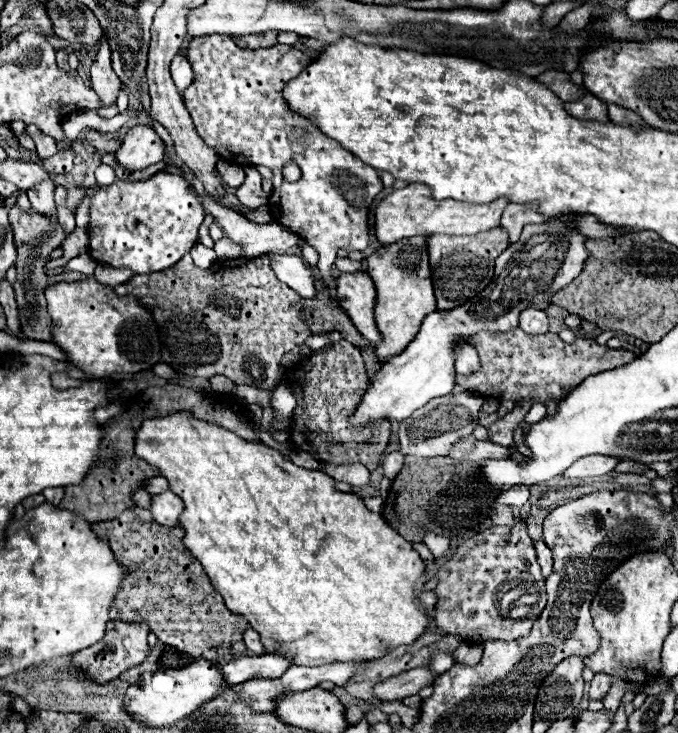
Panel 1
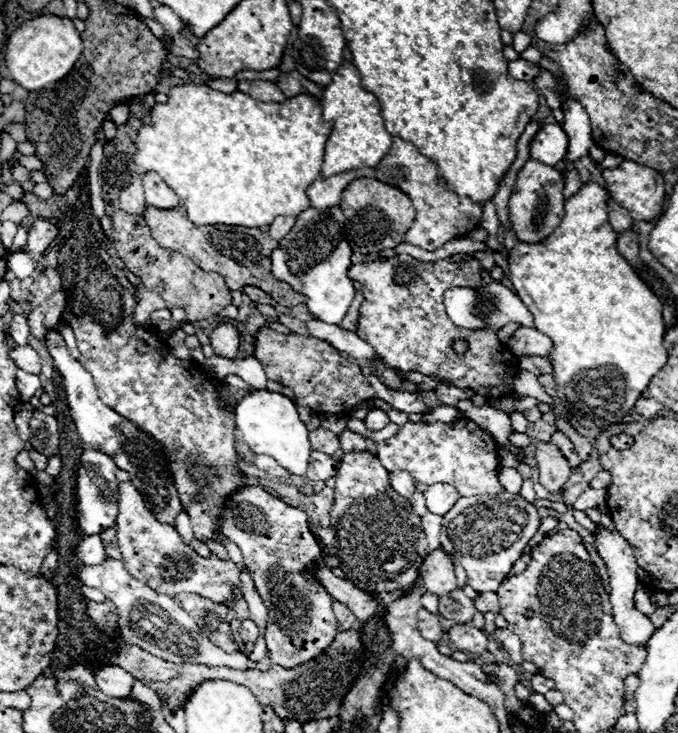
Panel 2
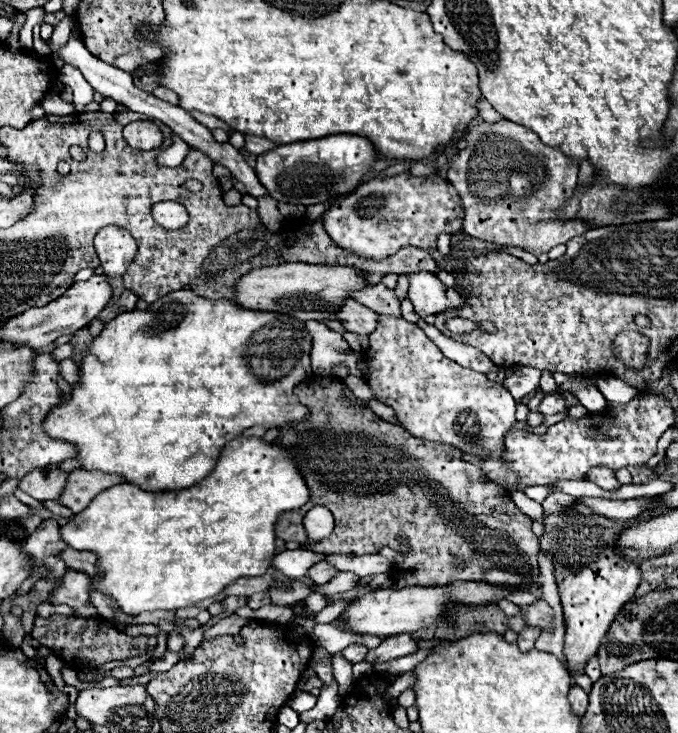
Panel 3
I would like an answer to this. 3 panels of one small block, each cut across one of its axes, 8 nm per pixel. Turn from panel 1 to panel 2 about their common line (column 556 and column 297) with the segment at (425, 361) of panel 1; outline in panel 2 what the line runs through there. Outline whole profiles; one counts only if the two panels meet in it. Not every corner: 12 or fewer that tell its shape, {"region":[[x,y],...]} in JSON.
{"region":[[340,206],[300,212],[272,274],[338,324],[354,300]]}

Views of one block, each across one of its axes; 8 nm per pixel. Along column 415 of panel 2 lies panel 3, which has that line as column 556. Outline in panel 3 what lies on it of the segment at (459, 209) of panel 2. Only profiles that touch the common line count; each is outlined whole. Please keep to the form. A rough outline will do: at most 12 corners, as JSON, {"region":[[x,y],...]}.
{"region":[[480,118],[452,158],[466,234],[538,256],[588,230],[554,210],[578,164]]}

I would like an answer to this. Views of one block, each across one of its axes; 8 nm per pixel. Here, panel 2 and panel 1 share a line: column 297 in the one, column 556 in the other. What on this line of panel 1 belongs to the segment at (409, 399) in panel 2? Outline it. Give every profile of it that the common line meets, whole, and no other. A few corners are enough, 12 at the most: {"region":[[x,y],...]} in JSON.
{"region":[[520,328],[472,336],[460,388],[560,402],[586,376],[632,362],[596,340]]}

